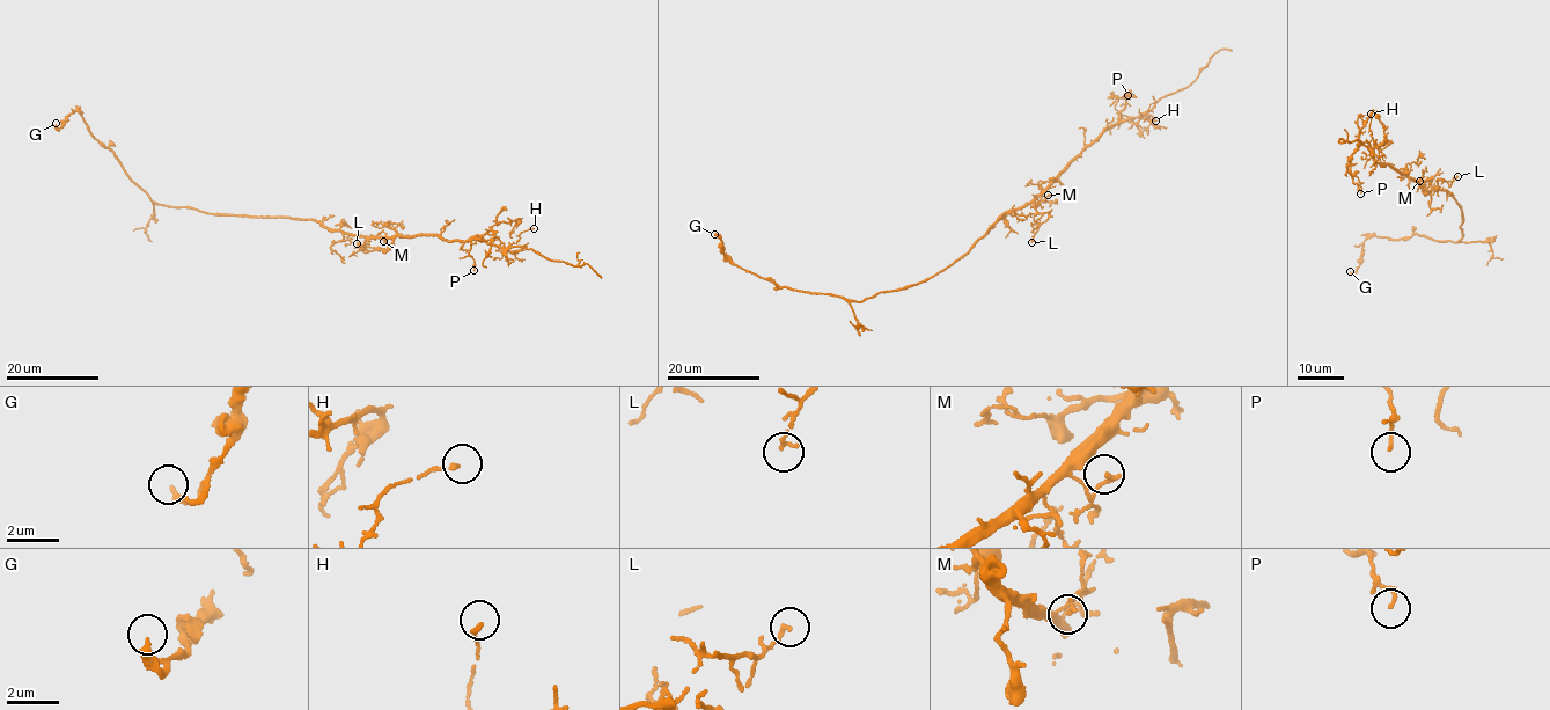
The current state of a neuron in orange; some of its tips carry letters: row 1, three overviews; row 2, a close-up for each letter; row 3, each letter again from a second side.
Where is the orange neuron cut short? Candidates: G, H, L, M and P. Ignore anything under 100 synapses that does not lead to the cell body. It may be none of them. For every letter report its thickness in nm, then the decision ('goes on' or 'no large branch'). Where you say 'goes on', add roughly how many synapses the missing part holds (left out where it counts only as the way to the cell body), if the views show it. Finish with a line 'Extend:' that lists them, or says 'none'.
G: calibre 280 nm; no large branch
H: calibre 160 nm; no large branch
L: calibre 150 nm; no large branch
M: calibre 150 nm; no large branch
P: calibre 100 nm; no large branch
Extend: none

